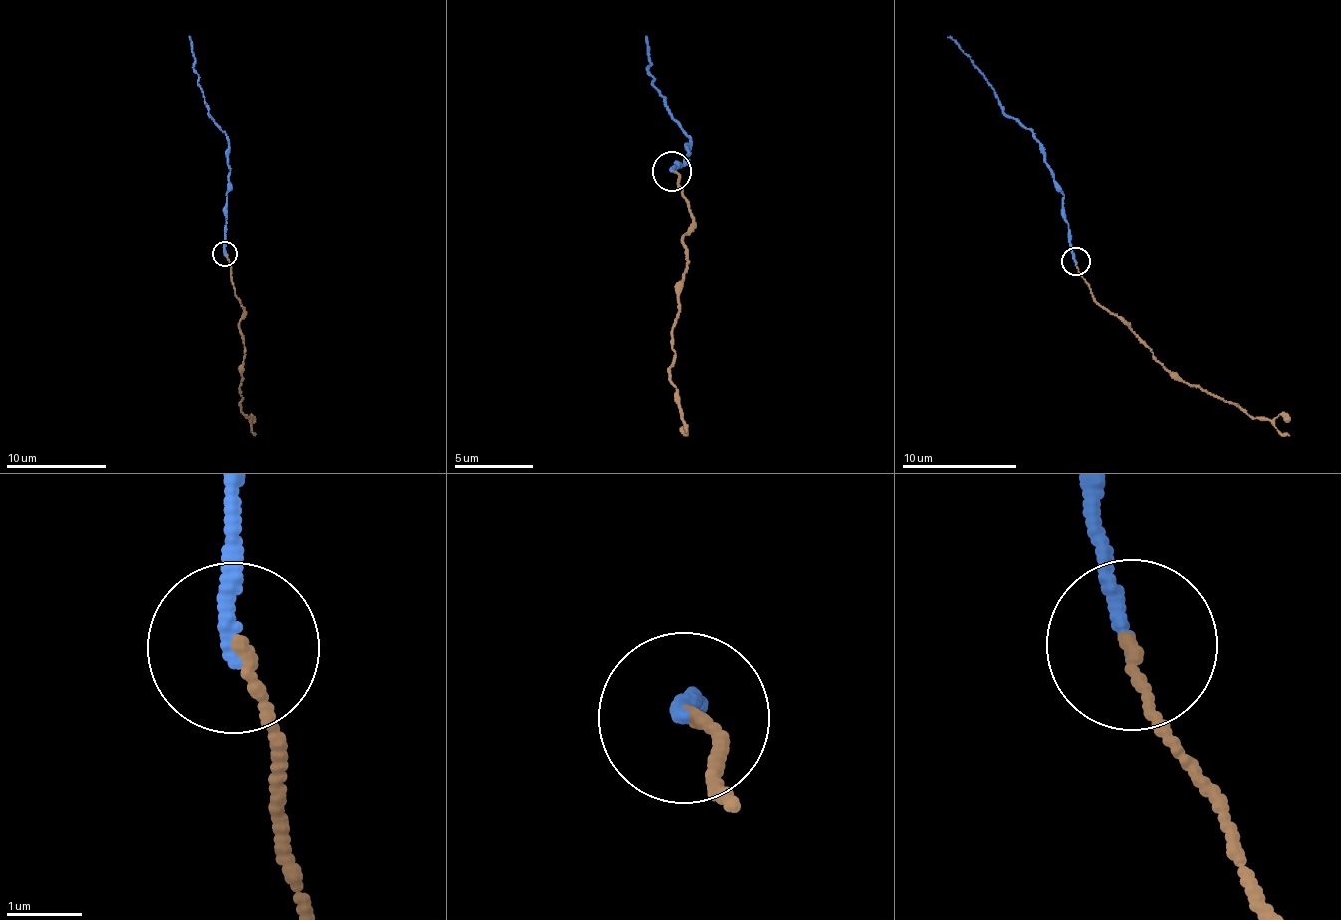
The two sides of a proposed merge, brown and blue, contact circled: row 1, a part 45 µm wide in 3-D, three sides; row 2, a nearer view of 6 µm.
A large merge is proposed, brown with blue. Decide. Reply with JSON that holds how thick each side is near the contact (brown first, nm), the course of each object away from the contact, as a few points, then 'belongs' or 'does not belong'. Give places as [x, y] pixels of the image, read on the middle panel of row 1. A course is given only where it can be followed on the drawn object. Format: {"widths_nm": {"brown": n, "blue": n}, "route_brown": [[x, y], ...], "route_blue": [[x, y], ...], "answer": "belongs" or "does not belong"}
{"widths_nm": {"brown": 160, "blue": 190}, "route_brown": [[671, 170], [683, 190], [693, 221], [684, 231], [685, 278], [671, 329], [674, 366], [669, 379], [687, 433]], "route_blue": [[671, 170], [680, 167], [690, 152], [689, 135], [654, 86], [647, 37]], "answer": "belongs"}

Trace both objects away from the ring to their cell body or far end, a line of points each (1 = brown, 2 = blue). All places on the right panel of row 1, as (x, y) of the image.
1: (1075, 261), (1094, 299), (1119, 317), (1168, 368), (1208, 392), (1237, 402), (1248, 414), (1268, 419), (1290, 434)
2: (1075, 261), (1063, 192), (1048, 166), (1043, 147), (1031, 133), (1004, 113), (990, 83), (948, 36)

